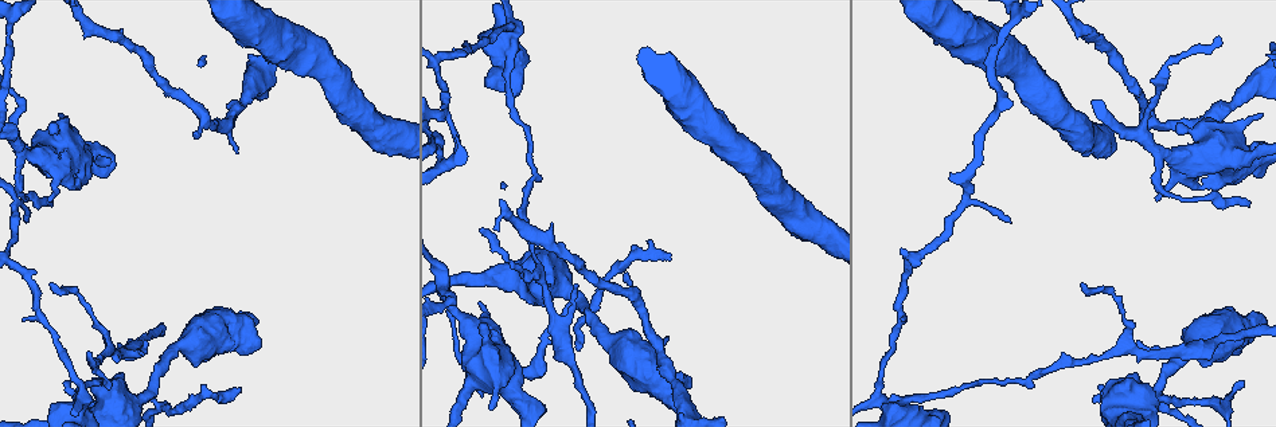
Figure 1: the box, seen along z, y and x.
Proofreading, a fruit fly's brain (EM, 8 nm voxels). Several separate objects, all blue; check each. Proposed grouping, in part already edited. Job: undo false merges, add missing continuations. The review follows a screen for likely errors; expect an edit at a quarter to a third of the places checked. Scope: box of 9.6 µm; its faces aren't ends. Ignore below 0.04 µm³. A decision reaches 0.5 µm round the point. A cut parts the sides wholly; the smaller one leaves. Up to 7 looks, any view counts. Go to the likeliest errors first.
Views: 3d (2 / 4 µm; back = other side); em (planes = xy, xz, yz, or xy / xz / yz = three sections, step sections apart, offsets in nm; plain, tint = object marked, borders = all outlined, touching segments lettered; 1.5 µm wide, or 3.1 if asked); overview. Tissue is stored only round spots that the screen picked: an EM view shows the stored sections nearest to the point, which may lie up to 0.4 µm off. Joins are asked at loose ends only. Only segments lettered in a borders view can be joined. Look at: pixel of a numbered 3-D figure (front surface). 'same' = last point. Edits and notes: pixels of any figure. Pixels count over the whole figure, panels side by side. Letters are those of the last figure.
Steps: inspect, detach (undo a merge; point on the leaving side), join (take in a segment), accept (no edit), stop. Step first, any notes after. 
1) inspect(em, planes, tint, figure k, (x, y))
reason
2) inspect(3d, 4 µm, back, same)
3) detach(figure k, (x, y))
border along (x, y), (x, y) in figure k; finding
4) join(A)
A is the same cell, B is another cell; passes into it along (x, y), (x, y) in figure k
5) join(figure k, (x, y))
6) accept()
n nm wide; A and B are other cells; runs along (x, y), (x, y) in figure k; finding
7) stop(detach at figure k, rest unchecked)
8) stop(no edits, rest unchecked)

inspect(em, planes, borders, figure 1, (582, 303))
sharp bend

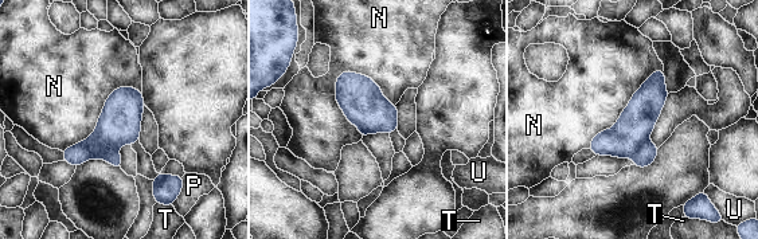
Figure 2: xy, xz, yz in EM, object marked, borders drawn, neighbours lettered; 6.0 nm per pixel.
detach(figure 2, (77, 155))
N, P, T and U are other cells; border along (89, 137), (117, 151) in figure 2; two neurons meet here

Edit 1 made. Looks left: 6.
inspect(em, yz, step 4, borders, figure 1, (512, 26))
sharp bend

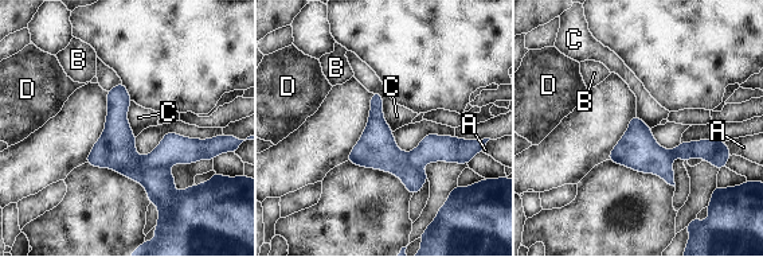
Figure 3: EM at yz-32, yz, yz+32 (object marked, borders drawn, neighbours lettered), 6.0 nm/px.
detach(figure 3, (173, 148))
220 nm wide; A, B, C and D are other cells; border along (167, 167), (147, 167), (141, 182) in figure 3; two neurons meet here

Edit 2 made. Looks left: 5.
stop(detach at figure 2, detach at figure 3, rest unchecked)

